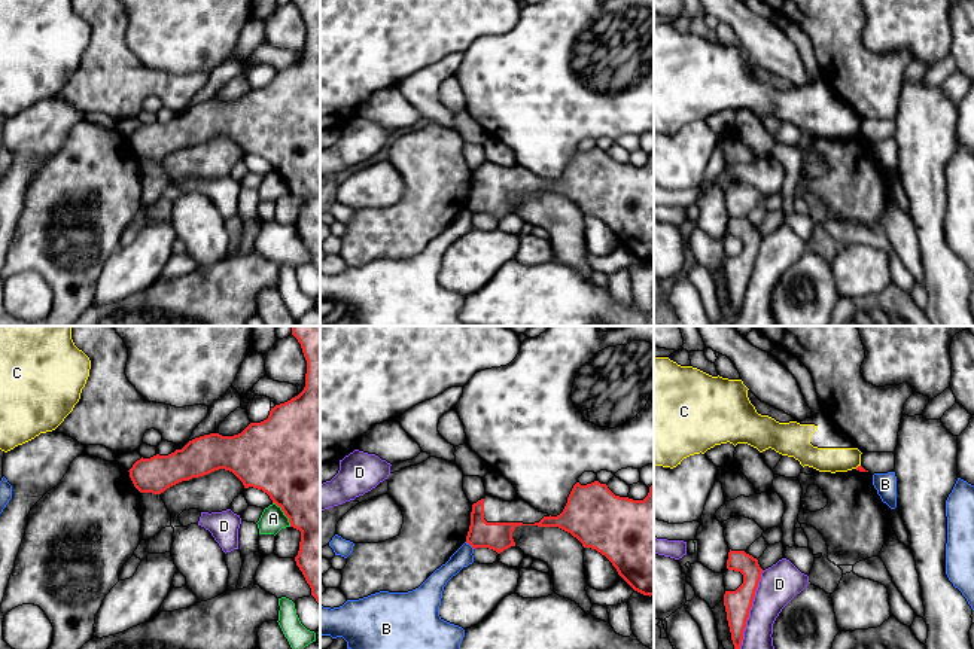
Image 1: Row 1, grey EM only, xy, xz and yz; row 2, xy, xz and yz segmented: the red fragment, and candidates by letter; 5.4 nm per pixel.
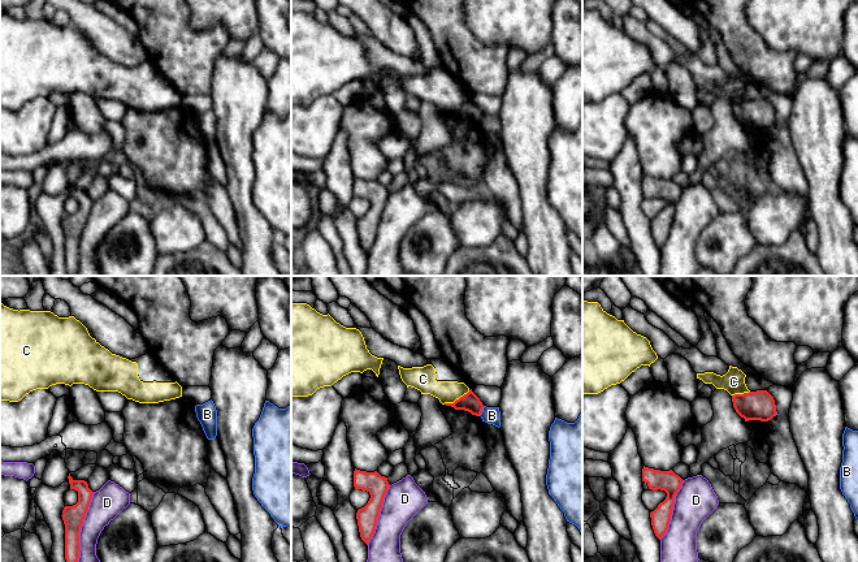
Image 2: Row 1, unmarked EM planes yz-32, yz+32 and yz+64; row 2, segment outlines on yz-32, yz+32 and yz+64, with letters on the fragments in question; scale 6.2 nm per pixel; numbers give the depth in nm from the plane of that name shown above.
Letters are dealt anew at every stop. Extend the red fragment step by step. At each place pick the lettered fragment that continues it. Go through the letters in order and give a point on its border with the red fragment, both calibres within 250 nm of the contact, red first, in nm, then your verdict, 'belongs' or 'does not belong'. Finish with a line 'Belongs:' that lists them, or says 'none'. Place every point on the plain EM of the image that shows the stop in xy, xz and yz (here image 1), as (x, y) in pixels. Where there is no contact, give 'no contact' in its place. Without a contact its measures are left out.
A: contact xy (285, 180); calibres 500 and 140 nm; does not belong
B: contact xz (469, 210); calibres 160 and 100 nm; does not belong
C: contact yz (858, 133); calibres 30 and 130 nm; does not belong
D: contact yz (748, 279); calibres 150 and 220 nm; does not belong
Belongs: none

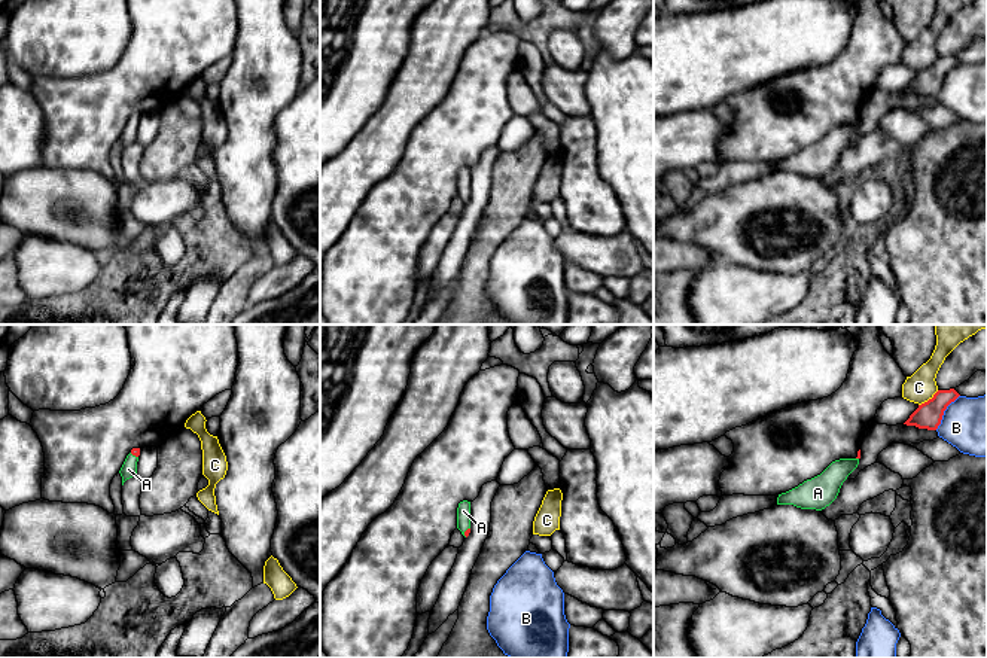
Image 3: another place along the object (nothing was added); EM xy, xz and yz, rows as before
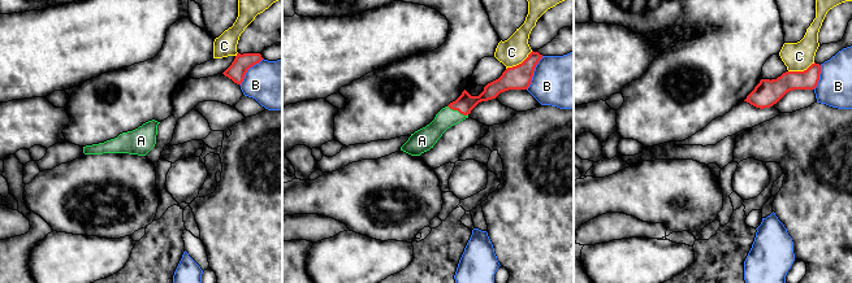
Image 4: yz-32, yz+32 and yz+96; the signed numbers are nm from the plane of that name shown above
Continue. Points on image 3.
A: contact xz (465, 198); calibres 30 and 80 nm; belongs
B: contact yz (943, 79); calibres 140 and 340 nm; does not belong
C: contact yz (929, 66); calibres 140 and 160 nm; does not belong
Belongs: A

